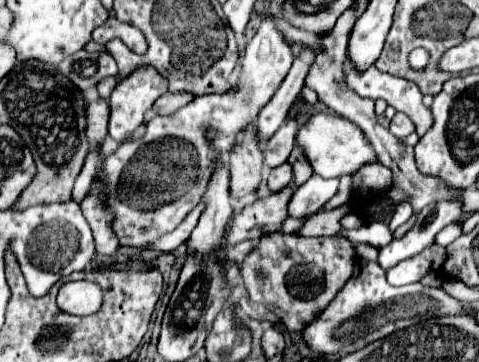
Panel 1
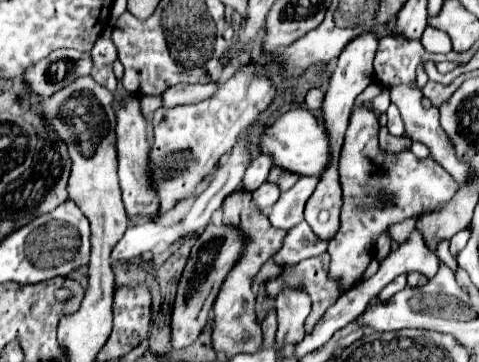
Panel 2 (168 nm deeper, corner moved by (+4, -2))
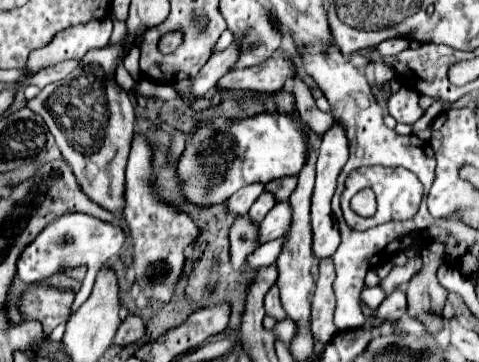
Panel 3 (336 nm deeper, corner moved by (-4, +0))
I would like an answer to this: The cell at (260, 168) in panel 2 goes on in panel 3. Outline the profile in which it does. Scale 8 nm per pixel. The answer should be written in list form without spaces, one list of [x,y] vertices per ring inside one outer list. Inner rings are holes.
[[[252,183],[248,187],[242,187],[240,191],[236,191],[230,199],[228,199],[228,209],[234,217],[238,215],[246,215],[248,209],[252,207],[252,203],[258,199],[258,195],[264,191],[264,185],[262,183]]]

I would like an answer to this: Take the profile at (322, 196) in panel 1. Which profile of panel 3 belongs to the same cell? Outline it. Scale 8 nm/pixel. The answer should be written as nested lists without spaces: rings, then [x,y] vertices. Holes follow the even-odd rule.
[[[280,201],[272,207],[272,211],[264,217],[264,221],[258,225],[260,227],[260,243],[272,241],[282,237],[292,225],[292,207],[288,201]]]

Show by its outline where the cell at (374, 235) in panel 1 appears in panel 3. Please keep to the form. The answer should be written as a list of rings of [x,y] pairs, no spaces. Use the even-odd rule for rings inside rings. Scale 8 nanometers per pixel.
[[[280,237],[280,239],[274,239],[274,241],[270,241],[270,243],[264,243],[264,245],[260,245],[250,257],[248,257],[248,267],[270,267],[270,265],[274,265],[274,261],[280,257],[280,251],[282,251],[282,243],[284,243],[286,239],[284,237]]]

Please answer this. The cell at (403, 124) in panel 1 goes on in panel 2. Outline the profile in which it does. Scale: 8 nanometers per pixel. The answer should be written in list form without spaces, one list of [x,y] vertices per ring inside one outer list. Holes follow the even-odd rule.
[[[390,103],[386,115],[388,115],[388,131],[392,135],[404,135],[404,121],[402,121],[400,111],[398,111],[398,107],[394,103]]]

